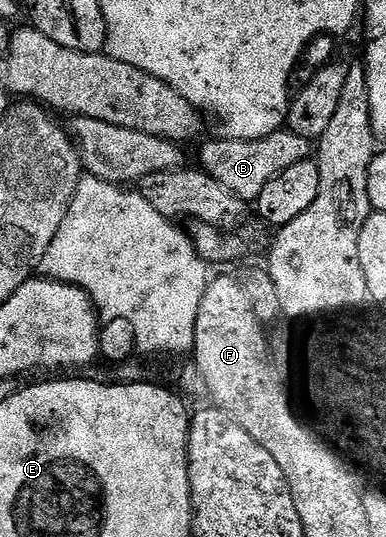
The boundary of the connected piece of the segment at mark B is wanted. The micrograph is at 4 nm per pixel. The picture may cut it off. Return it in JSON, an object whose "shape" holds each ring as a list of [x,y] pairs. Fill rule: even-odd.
{"shape":[[[282,129],[259,139],[221,139],[209,140],[199,153],[200,168],[215,177],[224,188],[231,190],[242,202],[253,203],[263,193],[268,181],[283,170],[310,158],[313,153],[312,142],[299,137],[294,131]]]}

